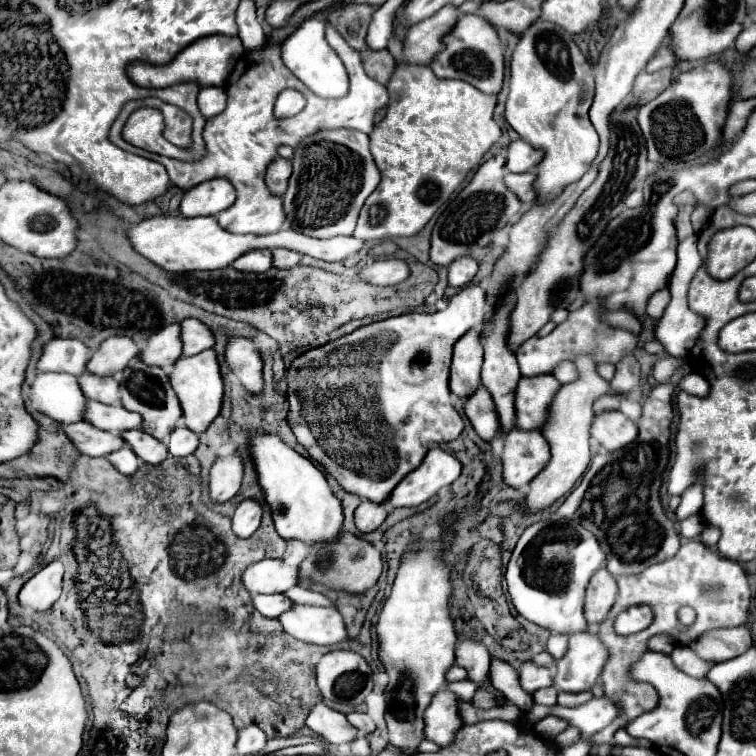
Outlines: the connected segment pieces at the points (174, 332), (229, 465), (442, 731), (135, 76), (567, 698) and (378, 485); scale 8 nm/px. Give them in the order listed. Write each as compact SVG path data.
M169 324L155 332L147 346L141 350L139 360L145 360L145 364L171 368L183 354L183 340L181 340L181 326Z
M233 452L227 458L217 458L209 476L211 500L215 502L231 500L239 492L239 486L243 482L243 470L245 466L239 452Z
M443 686L425 710L425 734L427 740L435 742L439 748L447 748L455 742L459 728L463 726L459 714L461 698Z
M213 34L213 36L205 36L205 38L191 42L165 66L151 66L151 64L143 64L143 62L133 62L127 66L127 74L135 84L145 86L145 88L165 88L165 86L173 86L173 84L181 84L181 82L195 82L201 88L225 86L229 72L233 70L235 62L241 58L243 52L245 52L245 48L243 48L239 36Z
M559 692L559 698L557 698L557 704L559 706L577 706L577 704L583 704L591 698L593 694L591 692L577 692L577 694L569 694L569 692Z
M467 284L463 290L459 290L447 304L445 310L427 314L427 312L411 312L411 314L403 314L403 316L395 316L383 322L375 322L369 324L365 328L359 328L339 340L333 340L321 348L313 348L309 352L305 352L303 356L295 358L291 368L287 370L287 400L289 400L289 426L293 430L293 434L297 436L297 442L311 454L313 460L317 460L339 484L345 492L357 494L365 500L371 500L375 504L385 504L391 496L391 490L409 474L413 472L425 458L427 450L431 448L431 442L451 442L455 440L461 430L463 430L463 420L457 414L457 410L451 406L449 402L449 364L451 364L451 352L453 352L453 344L471 328L481 330L483 326L483 318L487 312L487 292L481 284Z

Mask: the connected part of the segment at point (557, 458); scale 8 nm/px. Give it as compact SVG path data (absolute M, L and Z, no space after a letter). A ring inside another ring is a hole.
M579 354L573 358L573 364L579 372L579 378L575 382L563 384L557 394L553 396L553 402L549 406L549 420L543 424L541 434L551 446L551 460L547 466L527 484L525 492L525 514L535 514L551 504L555 504L561 496L565 496L577 482L577 478L587 470L591 462L589 454L589 426L593 422L593 400L597 396L603 396L609 392L609 382L599 376L597 362L589 354Z

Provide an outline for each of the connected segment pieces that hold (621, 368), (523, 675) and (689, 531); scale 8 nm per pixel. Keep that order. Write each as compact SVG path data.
M625 354L617 362L617 370L611 380L611 392L625 396L629 390L639 386L639 380L641 380L641 366L639 366L637 358L633 354Z
M527 660L519 666L519 684L529 694L533 694L539 688L551 686L553 676L555 676L555 670L545 668L545 666L537 666L533 660Z
M689 516L681 522L681 536L683 538L695 538L699 536L703 530L703 522L701 522L701 516Z

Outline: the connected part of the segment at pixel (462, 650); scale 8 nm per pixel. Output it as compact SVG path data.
M463 640L455 648L455 664L463 666L467 670L467 678L475 682L481 690L493 694L497 706L505 706L505 696L497 692L491 682L489 682L489 666L491 666L491 656L487 648L481 642L475 640Z

